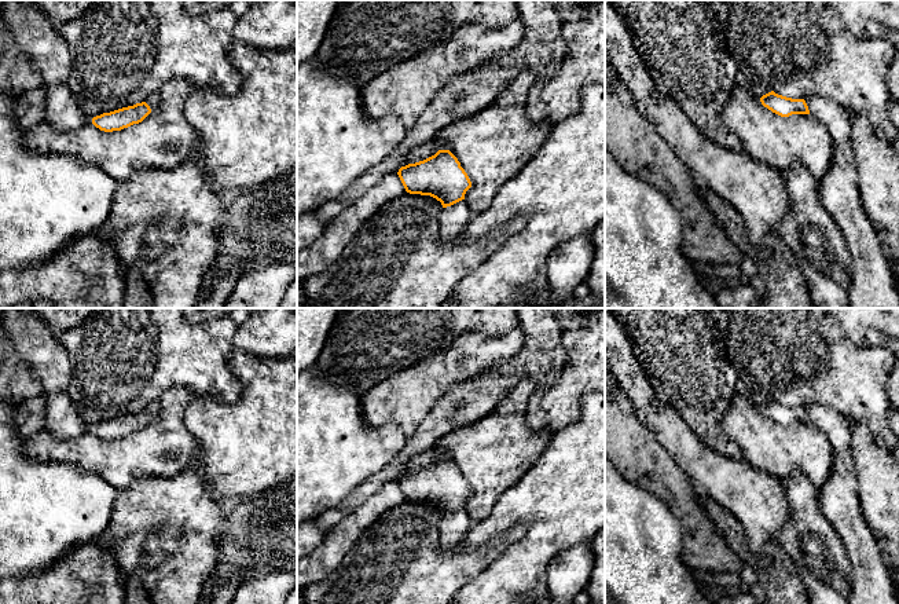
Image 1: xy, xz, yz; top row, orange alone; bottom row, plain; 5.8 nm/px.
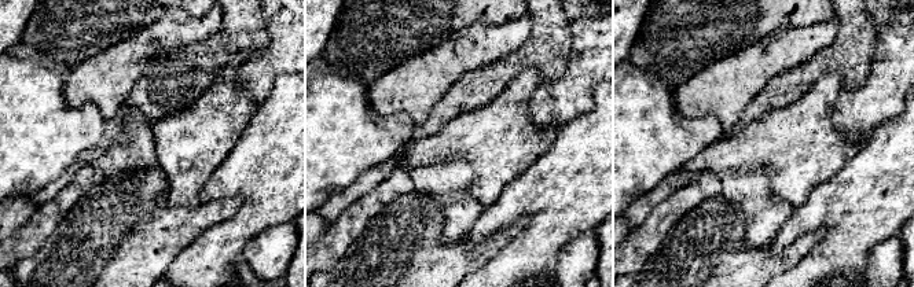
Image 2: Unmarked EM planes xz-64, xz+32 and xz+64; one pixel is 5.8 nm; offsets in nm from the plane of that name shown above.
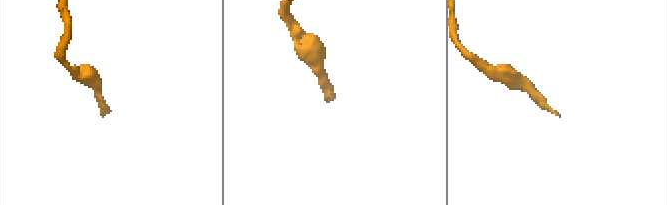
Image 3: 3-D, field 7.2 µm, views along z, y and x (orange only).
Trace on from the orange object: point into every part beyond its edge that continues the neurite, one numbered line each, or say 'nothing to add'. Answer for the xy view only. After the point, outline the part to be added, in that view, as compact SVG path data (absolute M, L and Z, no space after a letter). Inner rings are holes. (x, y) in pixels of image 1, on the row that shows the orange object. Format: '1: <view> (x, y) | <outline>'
1: xy (153, 101) | M154 94L154 95L148 96L144 102L150 106L151 113L154 113L154 111L157 111L158 105L159 105L159 95Z

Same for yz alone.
1: yz (872, 285) | M810 95L806 99L810 116L818 120L829 132L833 142L830 166L819 180L819 198L823 208L840 227L851 253L851 283L848 289L850 308L899 308L899 294L895 289L891 261L884 253L881 241L867 217L859 194L856 160L851 144L850 110L830 98Z

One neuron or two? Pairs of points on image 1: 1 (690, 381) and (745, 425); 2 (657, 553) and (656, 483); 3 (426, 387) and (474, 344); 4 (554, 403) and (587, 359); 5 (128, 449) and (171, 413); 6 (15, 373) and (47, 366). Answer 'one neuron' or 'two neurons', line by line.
1: two neurons
2: two neurons
3: one neuron
4: one neuron
5: one neuron
6: two neurons

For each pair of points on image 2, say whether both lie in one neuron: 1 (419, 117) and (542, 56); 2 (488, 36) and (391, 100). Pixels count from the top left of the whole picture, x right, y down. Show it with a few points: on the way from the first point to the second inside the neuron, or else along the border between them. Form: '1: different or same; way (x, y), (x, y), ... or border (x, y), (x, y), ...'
1: different; border (450, 87), (429, 117), (415, 127)
2: same; way (463, 51), (415, 87)

